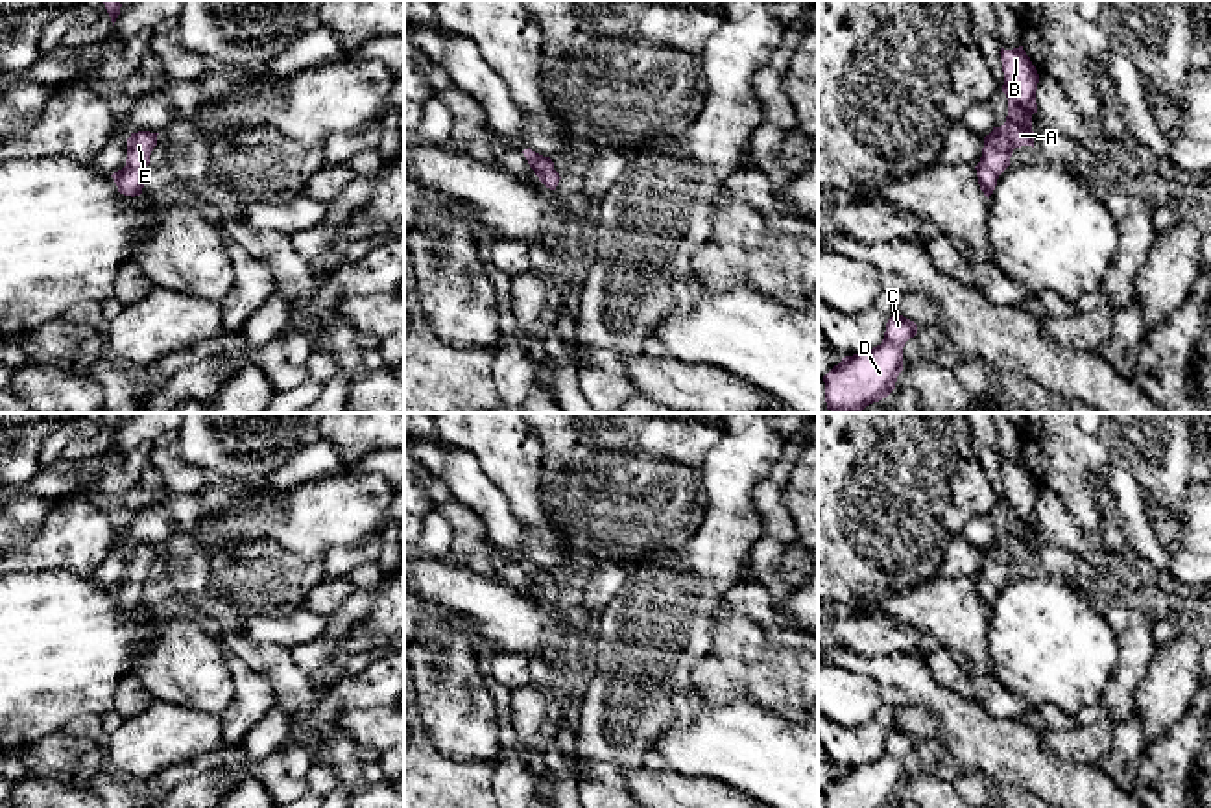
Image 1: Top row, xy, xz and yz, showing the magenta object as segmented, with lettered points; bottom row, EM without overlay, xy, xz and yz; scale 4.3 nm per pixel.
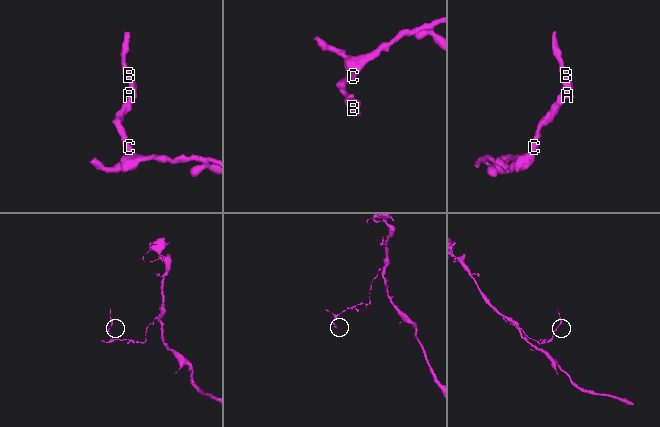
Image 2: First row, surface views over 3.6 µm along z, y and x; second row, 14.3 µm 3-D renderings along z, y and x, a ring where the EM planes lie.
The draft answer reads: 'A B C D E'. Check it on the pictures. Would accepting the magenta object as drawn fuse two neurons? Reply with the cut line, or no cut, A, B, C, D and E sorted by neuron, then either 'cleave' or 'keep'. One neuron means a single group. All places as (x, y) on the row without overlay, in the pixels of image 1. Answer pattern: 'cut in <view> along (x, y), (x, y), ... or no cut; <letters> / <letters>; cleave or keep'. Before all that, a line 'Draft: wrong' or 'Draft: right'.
Draft: right
no cut; A B C D E; keep

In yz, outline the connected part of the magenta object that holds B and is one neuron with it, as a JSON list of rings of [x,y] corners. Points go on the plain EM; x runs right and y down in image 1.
[[[1023,459],[1013,463],[1001,461],[1004,485],[1002,505],[1008,511],[1008,529],[1001,541],[993,541],[984,550],[980,576],[975,579],[980,603],[989,612],[999,588],[1010,579],[1015,561],[1032,559],[1032,528],[1037,526],[1036,504],[1039,487]]]

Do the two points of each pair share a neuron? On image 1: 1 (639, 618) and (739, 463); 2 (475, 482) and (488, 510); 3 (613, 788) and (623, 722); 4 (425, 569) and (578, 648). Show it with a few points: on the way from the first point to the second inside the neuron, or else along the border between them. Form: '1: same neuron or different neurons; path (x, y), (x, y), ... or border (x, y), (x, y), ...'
1: same neuron; path (680, 587), (724, 541), (730, 530), (730, 504)
2: same neuron; path (475, 489), (488, 502)
3: same neuron; path (613, 772), (613, 738)
4: same neuron; path (464, 593), (486, 600), (512, 622), (539, 629)

